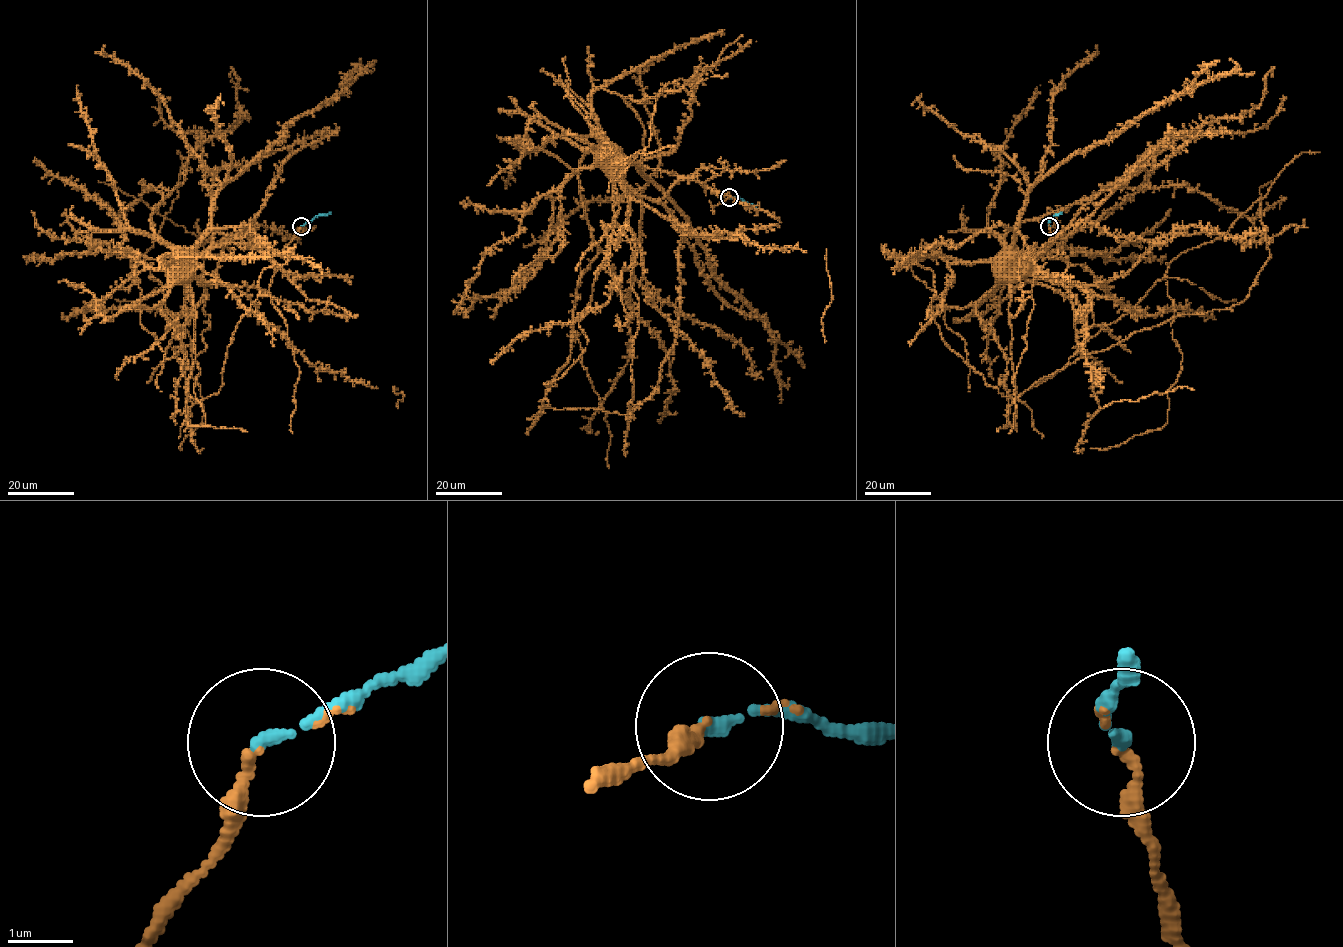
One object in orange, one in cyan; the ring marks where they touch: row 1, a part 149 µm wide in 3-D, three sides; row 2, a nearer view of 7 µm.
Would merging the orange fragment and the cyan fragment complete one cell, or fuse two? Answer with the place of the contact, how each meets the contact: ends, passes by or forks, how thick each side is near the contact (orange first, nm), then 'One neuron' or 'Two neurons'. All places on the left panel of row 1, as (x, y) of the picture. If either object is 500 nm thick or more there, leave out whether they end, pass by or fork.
Place: (301, 226). At the ring orange passes by. At the ring cyan ends. Thickness 120 nm (orange) against 190 nm. One neuron

